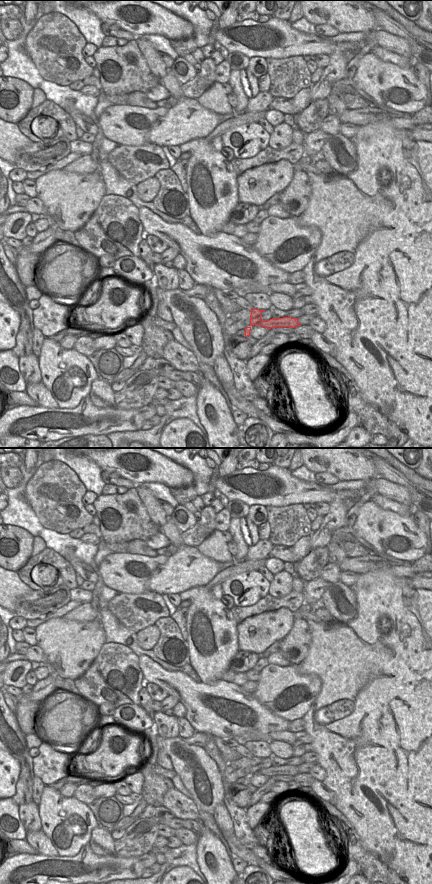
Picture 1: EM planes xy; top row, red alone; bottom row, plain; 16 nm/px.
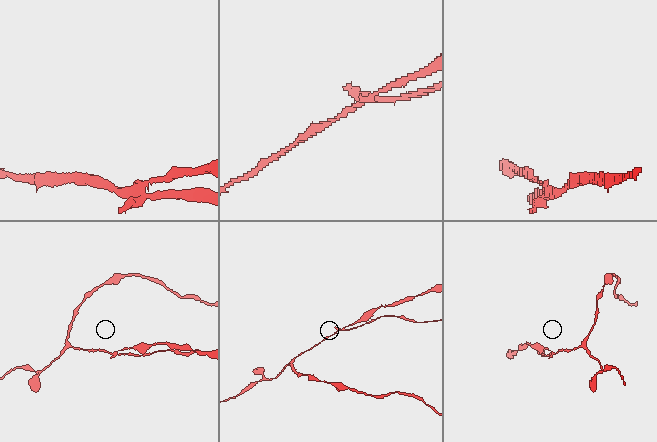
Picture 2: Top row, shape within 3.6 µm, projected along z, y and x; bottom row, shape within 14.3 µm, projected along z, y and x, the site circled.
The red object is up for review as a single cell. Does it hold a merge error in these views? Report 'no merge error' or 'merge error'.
merge error

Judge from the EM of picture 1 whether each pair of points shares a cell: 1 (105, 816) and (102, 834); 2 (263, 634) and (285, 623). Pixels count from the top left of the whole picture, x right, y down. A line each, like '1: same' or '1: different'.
1: different
2: same

